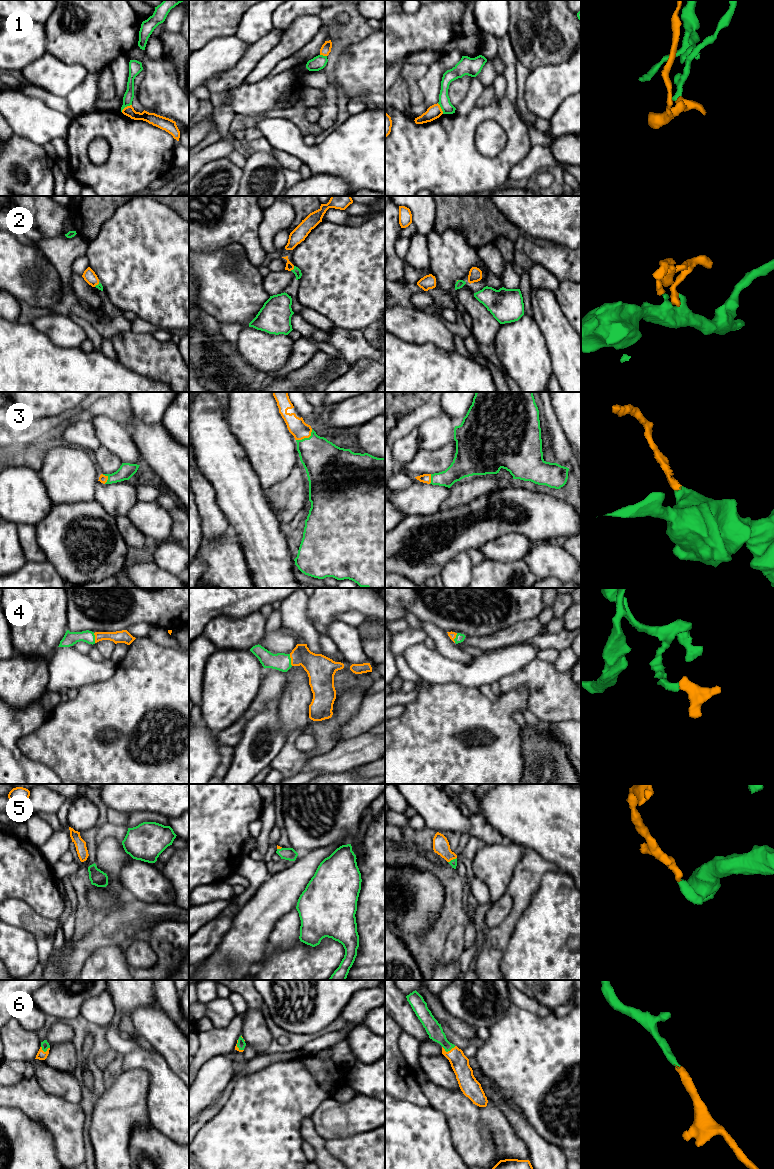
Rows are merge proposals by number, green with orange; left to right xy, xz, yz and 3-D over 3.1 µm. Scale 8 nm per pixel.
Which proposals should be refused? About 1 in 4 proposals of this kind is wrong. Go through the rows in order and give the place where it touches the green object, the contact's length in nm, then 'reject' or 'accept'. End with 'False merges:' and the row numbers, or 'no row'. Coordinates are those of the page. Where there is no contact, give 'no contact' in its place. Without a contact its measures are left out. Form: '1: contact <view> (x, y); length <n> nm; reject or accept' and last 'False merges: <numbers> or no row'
1: contact xy (126, 106); length 110 nm; reject
2: contact xz (293, 269); length 50 nm; accept
3: contact xz (306, 438); length 160 nm; accept
4: contact xz (290, 660); length 100 nm; accept
5: contact yz (453, 859); length 80 nm; accept
6: contact yz (448, 1050); length 110 nm; accept
False merges: 1

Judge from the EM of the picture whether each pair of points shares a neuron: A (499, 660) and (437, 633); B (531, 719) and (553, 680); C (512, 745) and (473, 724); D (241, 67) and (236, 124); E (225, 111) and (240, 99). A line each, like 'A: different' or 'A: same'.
A: different
B: different
C: same
D: same
E: different

